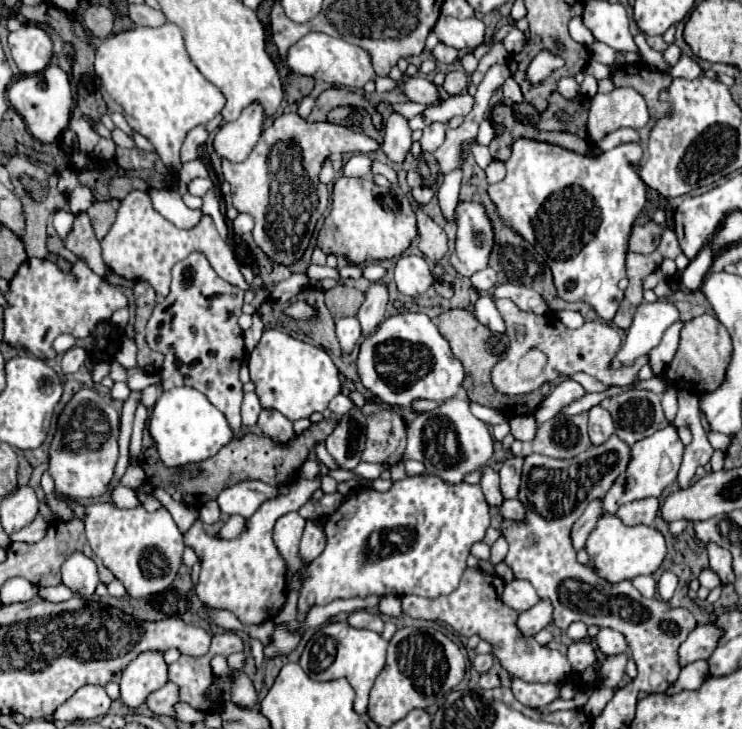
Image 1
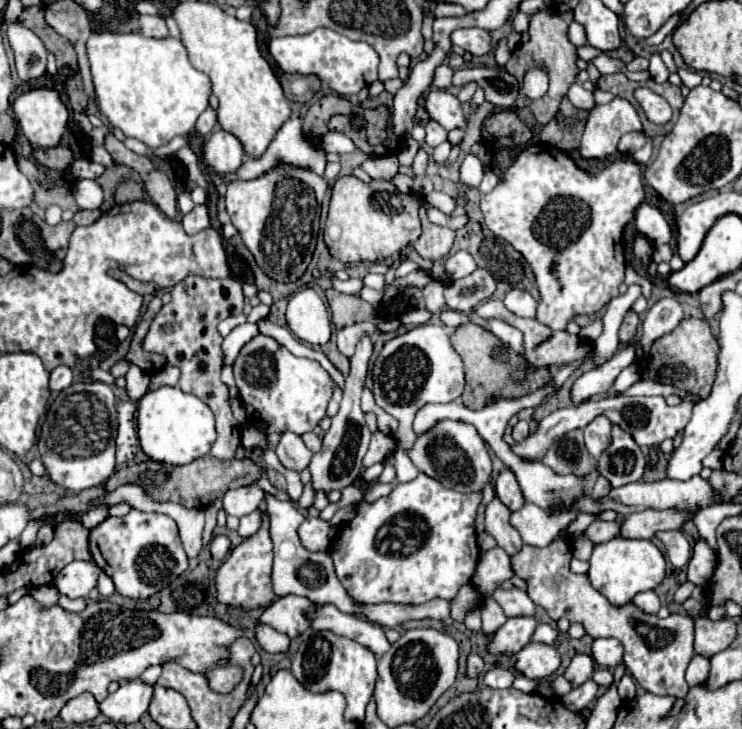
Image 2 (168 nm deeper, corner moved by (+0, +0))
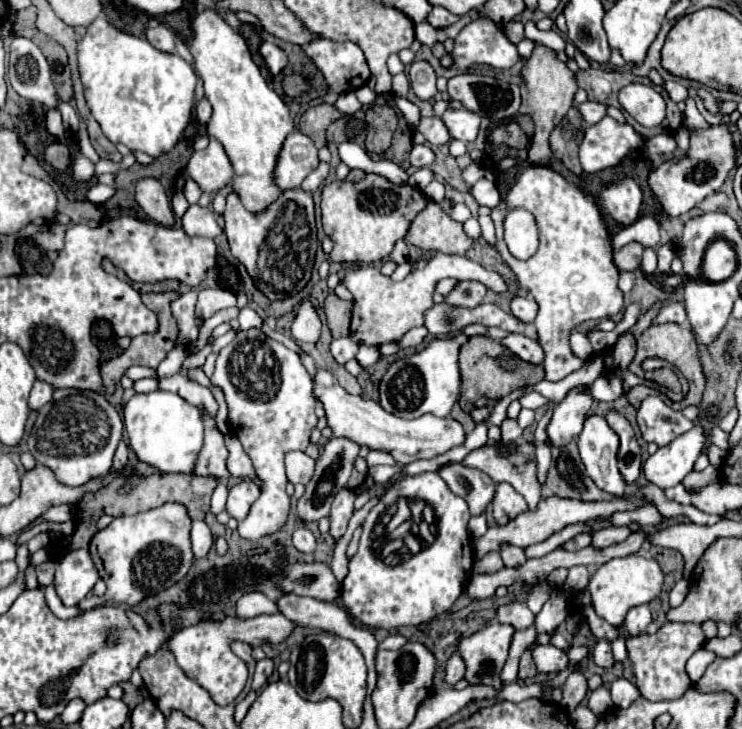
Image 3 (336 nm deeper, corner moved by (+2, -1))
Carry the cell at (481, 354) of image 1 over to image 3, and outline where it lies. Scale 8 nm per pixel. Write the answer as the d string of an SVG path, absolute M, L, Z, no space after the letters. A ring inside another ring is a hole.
M471 336L459 348L459 368L461 368L461 378L463 378L463 390L461 390L459 404L461 404L463 412L469 412L469 408L473 406L473 402L479 396L505 398L507 394L519 390L521 386L533 386L545 378L543 366L523 362L519 356L515 356L511 350L507 350L503 344L491 340L489 336Z

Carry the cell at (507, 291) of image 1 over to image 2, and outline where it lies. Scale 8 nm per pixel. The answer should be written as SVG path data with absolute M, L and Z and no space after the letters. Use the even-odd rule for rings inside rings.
M513 289L507 293L505 307L519 317L535 317L537 313L537 301L527 291L521 289Z

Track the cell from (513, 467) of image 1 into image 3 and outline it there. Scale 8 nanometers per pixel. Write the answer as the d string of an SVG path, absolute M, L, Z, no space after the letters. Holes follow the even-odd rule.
M507 482L497 484L497 492L495 492L495 498L491 504L493 504L493 516L495 516L497 524L501 524L501 526L507 524L517 514L527 510L525 498L519 492L515 492L515 488Z

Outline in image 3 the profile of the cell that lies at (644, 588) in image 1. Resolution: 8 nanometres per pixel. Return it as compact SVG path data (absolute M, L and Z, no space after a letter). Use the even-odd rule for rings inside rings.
M643 604L643 606L635 606L627 612L627 618L625 618L625 632L631 634L631 636L637 636L641 632L645 632L647 624L651 622L651 610L649 610L649 604Z

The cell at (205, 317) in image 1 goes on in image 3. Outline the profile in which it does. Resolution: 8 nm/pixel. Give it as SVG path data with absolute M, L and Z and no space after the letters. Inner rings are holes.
M203 412L205 420L205 444L201 448L195 474L199 476L217 476L219 480L227 482L229 470L227 470L227 446L225 446L225 436L217 428L217 422L211 414Z

